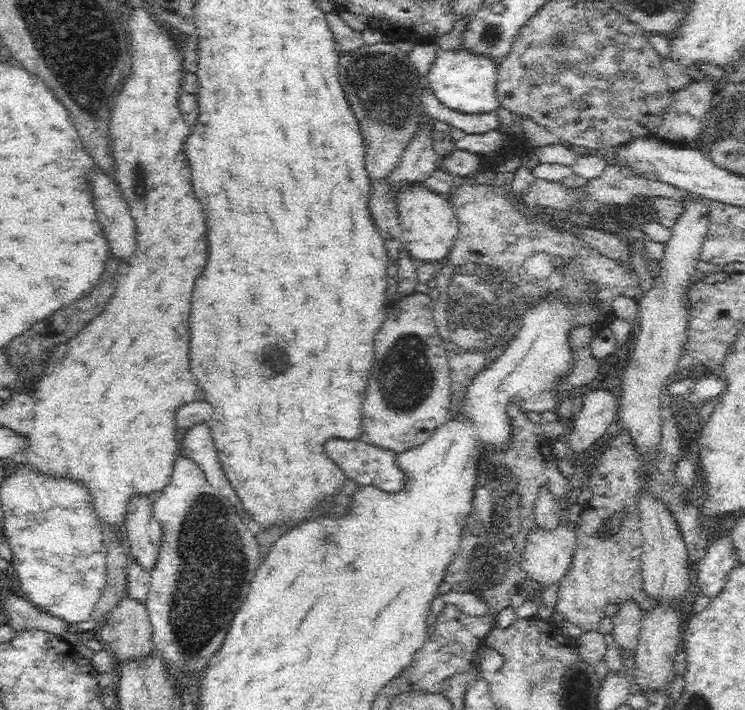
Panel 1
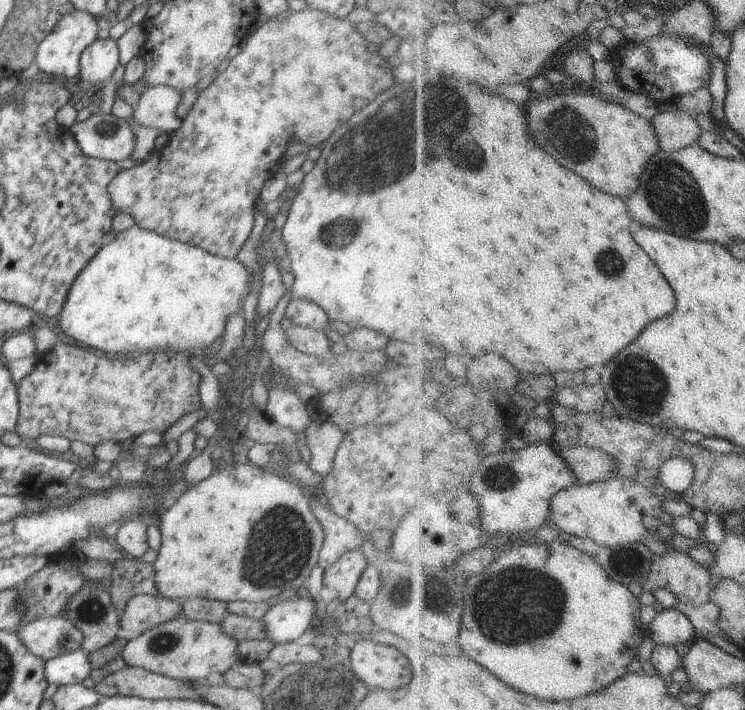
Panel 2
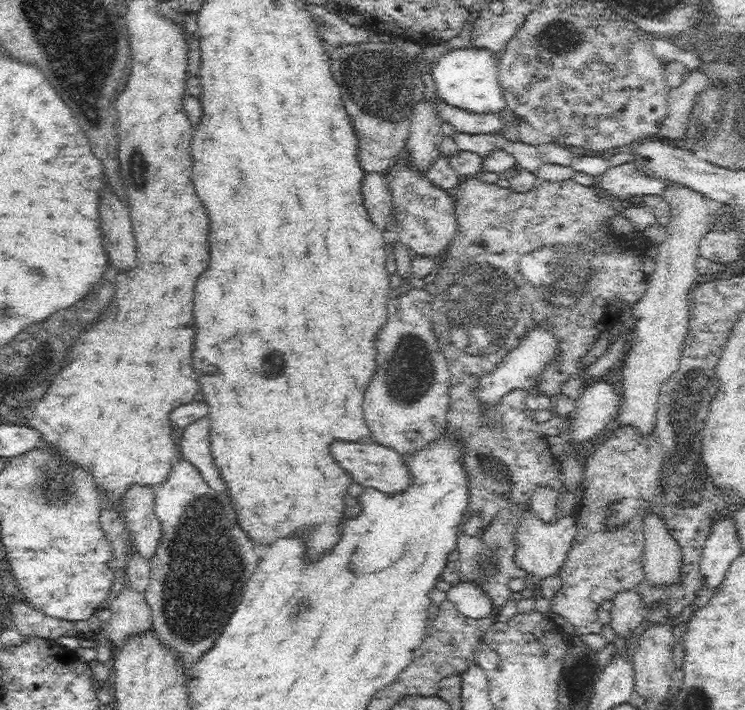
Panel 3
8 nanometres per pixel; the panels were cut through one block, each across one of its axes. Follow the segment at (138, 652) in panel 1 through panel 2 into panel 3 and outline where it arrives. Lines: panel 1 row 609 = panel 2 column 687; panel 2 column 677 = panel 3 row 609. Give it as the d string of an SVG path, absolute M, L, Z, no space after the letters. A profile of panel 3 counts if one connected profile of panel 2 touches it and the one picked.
M125 581L109 600L111 618L106 622L103 635L112 646L120 646L124 636L152 627L152 611L144 591Z

